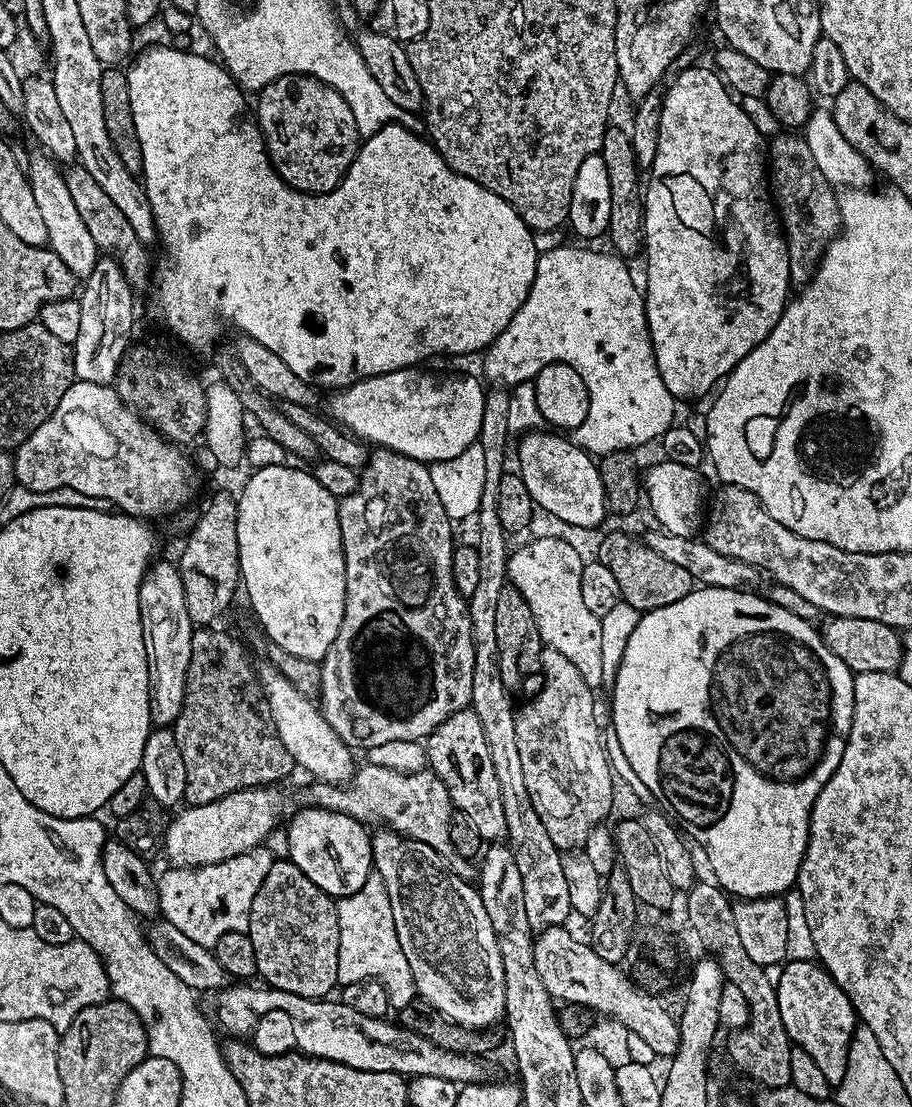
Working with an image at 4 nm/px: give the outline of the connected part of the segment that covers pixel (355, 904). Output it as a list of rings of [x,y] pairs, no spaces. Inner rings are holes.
[[[375,874],[366,878],[362,890],[349,896],[341,896],[336,900],[338,912],[338,980],[341,985],[363,984],[375,982],[381,984],[388,995],[389,1005],[399,1010],[406,1002],[417,999],[416,983],[410,974],[410,962],[406,962],[406,954],[402,954],[402,946],[398,946],[398,930],[394,930],[394,910],[390,910],[390,894]]]

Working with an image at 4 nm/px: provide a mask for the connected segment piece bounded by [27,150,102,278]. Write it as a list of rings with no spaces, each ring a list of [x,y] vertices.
[[[36,150],[31,153],[27,173],[30,186],[34,190],[34,199],[38,202],[38,210],[42,210],[42,218],[46,222],[47,247],[51,248],[54,254],[58,254],[58,258],[62,258],[66,266],[70,266],[70,270],[77,278],[86,278],[94,270],[102,253],[94,242],[90,229],[82,223],[73,200],[70,199],[70,190],[64,181],[64,172],[59,168],[61,165],[51,155],[40,152]]]

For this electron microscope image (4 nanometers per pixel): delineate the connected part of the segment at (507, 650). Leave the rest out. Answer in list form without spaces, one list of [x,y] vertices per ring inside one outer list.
[[[505,586],[502,594],[498,594],[494,630],[498,637],[498,670],[502,670],[502,682],[506,690],[523,698],[538,695],[544,685],[546,645],[538,634],[538,622],[534,622],[529,603],[514,587]]]

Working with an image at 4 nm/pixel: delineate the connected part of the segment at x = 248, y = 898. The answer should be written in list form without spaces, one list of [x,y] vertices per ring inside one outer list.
[[[261,846],[254,854],[235,856],[205,868],[165,867],[165,872],[158,876],[163,919],[178,926],[194,942],[211,949],[215,949],[216,939],[222,934],[247,932],[251,902],[274,861],[273,854],[266,849]]]

